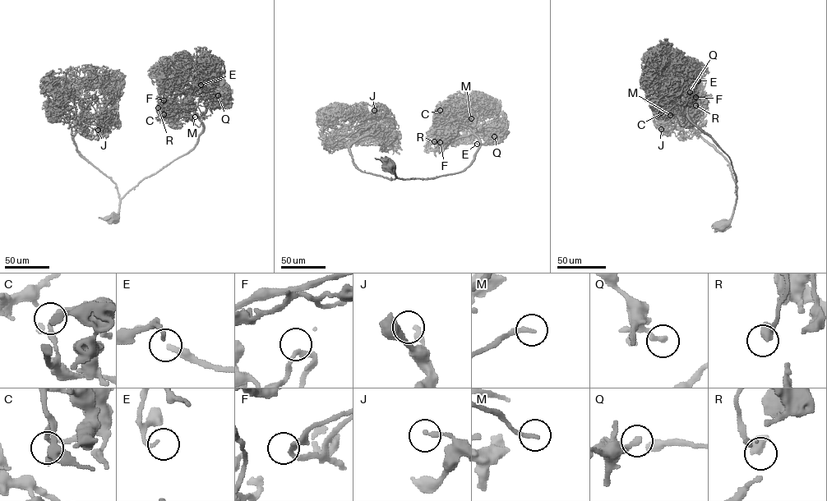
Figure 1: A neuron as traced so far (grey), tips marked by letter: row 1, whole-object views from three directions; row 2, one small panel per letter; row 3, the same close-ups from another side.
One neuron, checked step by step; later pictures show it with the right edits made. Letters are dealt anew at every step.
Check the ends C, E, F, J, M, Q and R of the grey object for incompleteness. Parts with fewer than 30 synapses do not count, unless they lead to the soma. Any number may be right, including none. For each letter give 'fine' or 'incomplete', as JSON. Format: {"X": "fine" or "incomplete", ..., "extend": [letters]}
{"C": "fine", "E": "incomplete", "F": "fine", "J": "fine", "M": "incomplete", "Q": "fine", "R": "incomplete", "extend": ["E", "M", "R"]}

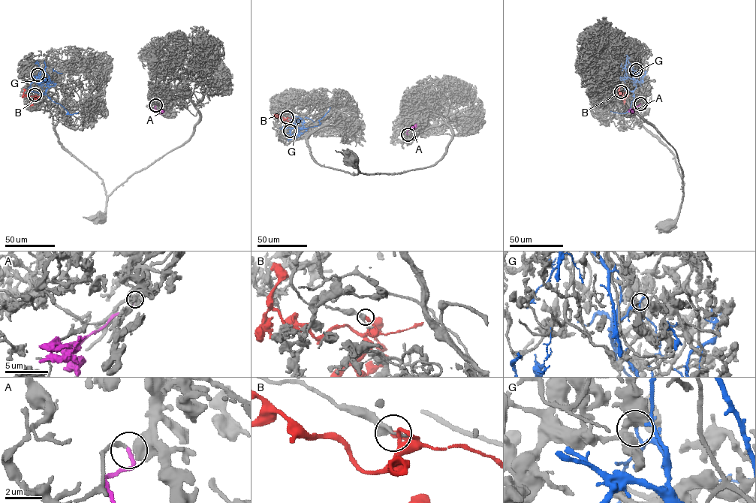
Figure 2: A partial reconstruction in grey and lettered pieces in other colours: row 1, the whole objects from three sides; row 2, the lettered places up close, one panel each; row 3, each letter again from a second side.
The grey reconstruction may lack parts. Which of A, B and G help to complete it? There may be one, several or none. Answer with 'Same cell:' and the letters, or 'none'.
Same cell: A

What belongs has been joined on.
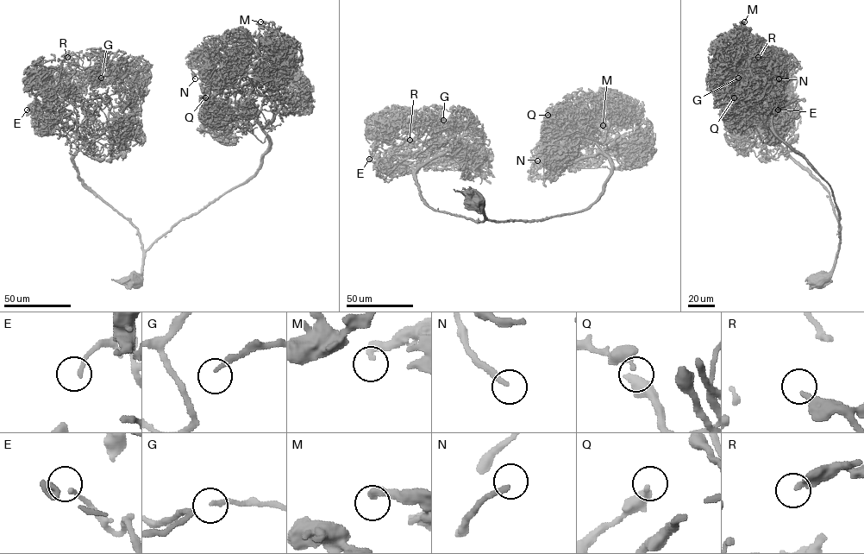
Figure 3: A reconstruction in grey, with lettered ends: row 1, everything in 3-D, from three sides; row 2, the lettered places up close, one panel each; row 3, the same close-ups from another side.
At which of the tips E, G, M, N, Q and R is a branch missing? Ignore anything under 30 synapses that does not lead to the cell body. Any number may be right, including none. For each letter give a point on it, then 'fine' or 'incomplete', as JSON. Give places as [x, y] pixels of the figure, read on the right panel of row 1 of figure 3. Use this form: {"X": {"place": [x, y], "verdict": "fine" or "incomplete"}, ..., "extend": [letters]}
{"E": {"place": [778, 110], "verdict": "fine"}, "G": {"place": [738, 78], "verdict": "incomplete"}, "M": {"place": [744, 22], "verdict": "fine"}, "N": {"place": [779, 78], "verdict": "fine"}, "Q": {"place": [734, 97], "verdict": "fine"}, "R": {"place": [758, 57], "verdict": "fine"}, "extend": ["G"]}

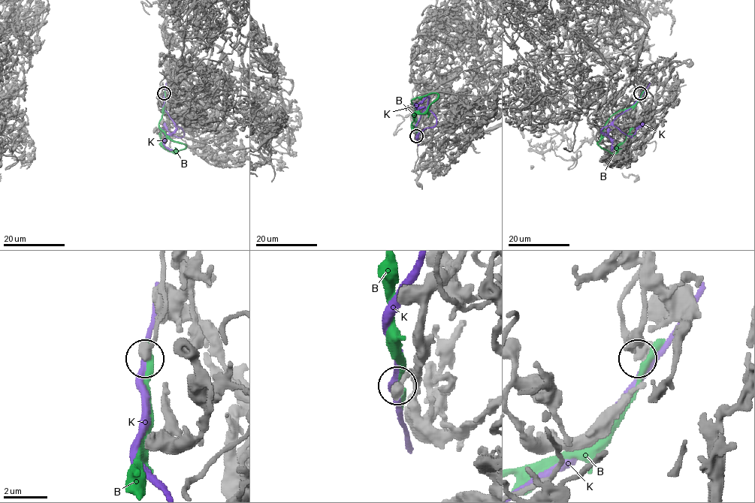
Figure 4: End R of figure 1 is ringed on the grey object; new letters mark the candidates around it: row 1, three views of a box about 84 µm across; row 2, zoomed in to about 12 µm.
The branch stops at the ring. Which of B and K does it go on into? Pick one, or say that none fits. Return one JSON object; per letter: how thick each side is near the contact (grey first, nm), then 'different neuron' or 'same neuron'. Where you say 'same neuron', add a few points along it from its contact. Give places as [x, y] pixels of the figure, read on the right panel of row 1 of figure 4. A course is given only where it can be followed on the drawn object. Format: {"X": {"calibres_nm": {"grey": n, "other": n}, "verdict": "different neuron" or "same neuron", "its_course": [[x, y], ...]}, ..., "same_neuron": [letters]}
{"B": {"calibres_nm": {"grey": 500, "other": 440}, "verdict": "different neuron"}, "K": {"calibres_nm": {"grey": 500, "other": 320}, "verdict": "different neuron"}, "same_neuron": []}

